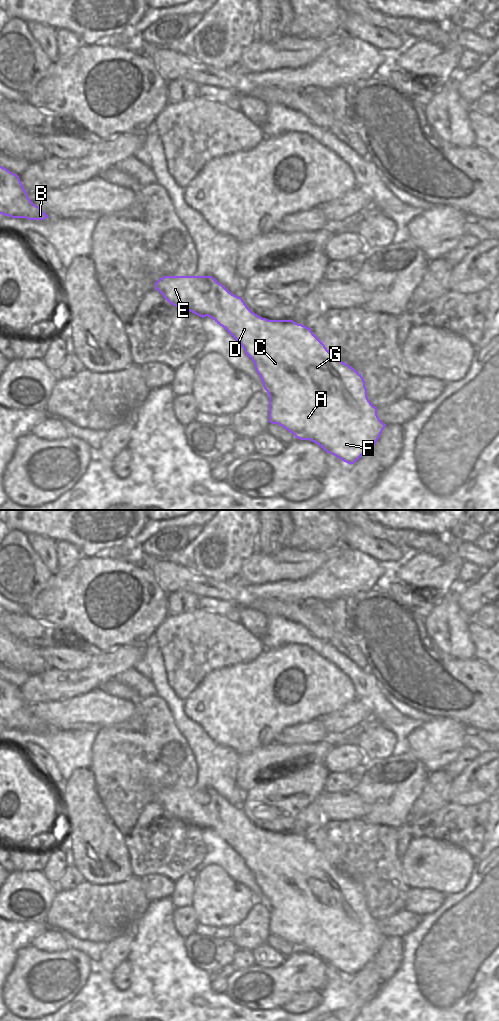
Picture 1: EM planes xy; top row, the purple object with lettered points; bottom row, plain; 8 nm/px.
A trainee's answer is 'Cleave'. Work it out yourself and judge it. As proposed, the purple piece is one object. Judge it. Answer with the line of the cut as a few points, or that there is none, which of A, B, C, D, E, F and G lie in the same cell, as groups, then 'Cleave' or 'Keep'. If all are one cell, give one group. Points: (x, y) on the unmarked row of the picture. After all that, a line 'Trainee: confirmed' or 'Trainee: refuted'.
No split. Groups: A B C D E F G. Keep.
Trainee: refuted

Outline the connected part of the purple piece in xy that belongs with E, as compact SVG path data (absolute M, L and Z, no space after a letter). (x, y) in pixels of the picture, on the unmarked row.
M164 788L155 795L155 802L158 802L165 812L170 816L188 822L202 830L208 828L212 830L217 836L222 838L244 861L247 868L253 873L255 881L261 893L264 901L269 907L269 934L272 936L278 936L295 947L295 950L300 952L310 952L318 956L327 965L330 965L340 972L354 976L357 974L368 962L372 961L379 951L386 936L384 936L377 927L377 920L369 913L367 909L367 901L365 899L365 893L361 886L336 870L323 856L323 854L308 840L302 836L298 836L293 832L268 832L262 830L252 824L243 811L232 806L225 798L220 796L212 788Z

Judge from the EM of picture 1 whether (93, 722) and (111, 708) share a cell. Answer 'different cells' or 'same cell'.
same cell

